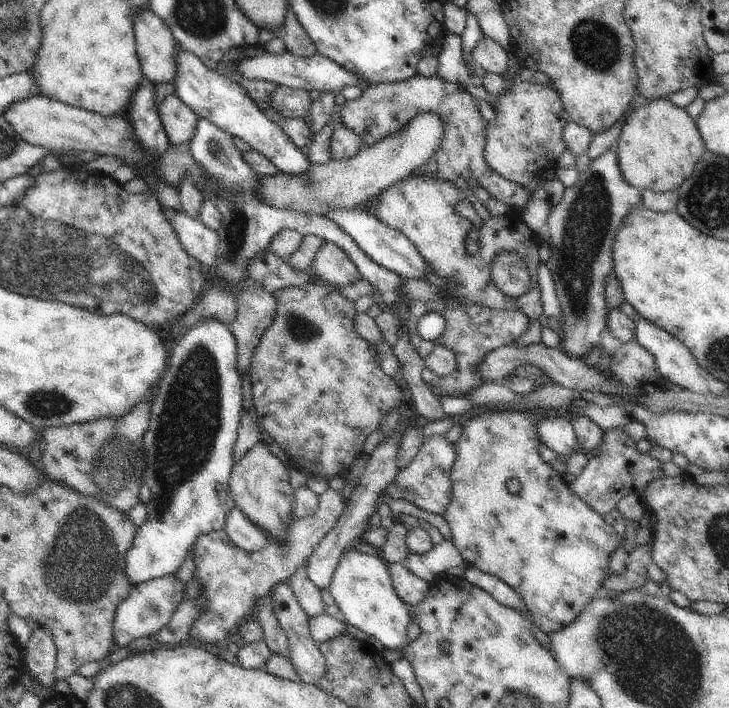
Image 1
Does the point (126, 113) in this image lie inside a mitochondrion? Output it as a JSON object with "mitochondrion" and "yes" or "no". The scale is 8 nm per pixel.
{"mitochondrion":"no"}

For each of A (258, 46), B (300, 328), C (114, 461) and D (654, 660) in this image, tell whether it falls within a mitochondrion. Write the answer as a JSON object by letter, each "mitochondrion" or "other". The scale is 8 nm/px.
{"A":"other","B":"mitochondrion","C":"mitochondrion","D":"mitochondrion"}

